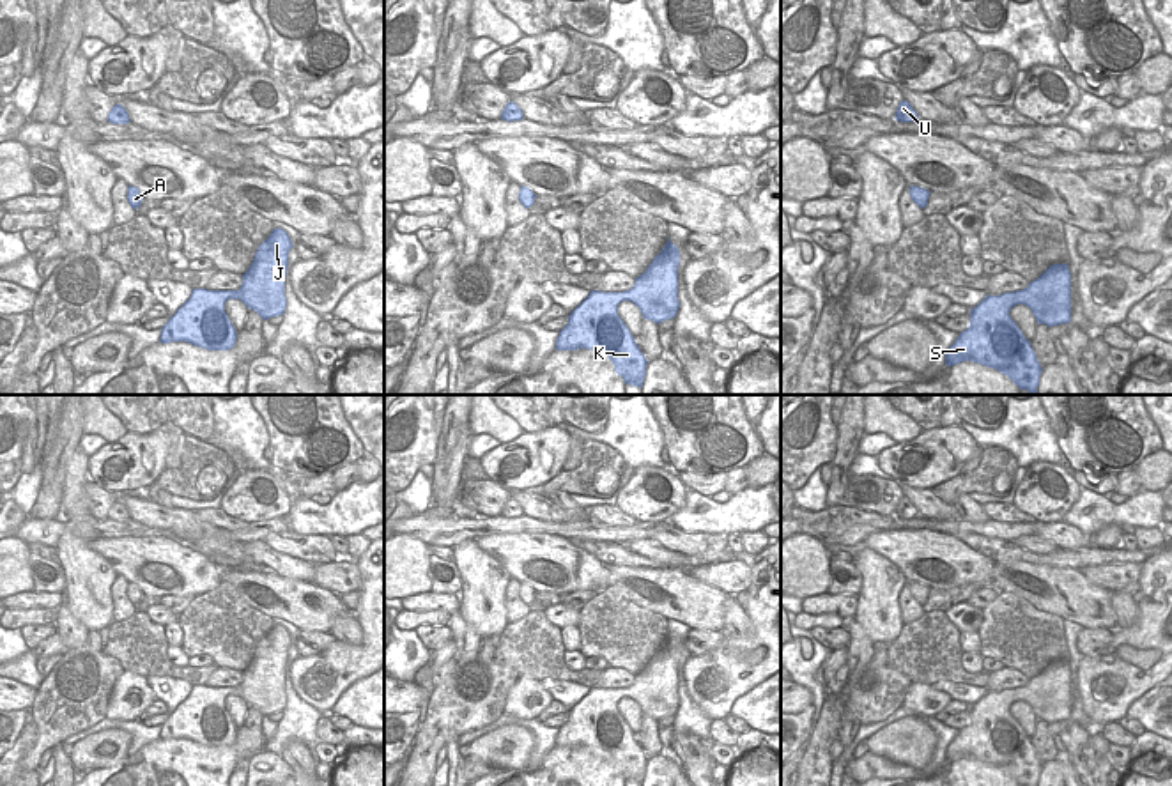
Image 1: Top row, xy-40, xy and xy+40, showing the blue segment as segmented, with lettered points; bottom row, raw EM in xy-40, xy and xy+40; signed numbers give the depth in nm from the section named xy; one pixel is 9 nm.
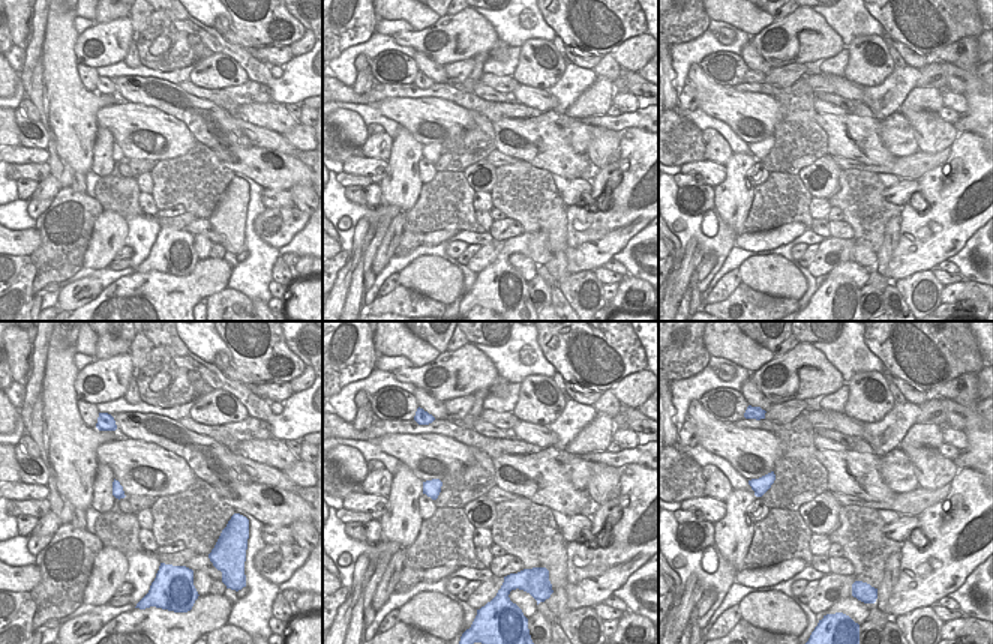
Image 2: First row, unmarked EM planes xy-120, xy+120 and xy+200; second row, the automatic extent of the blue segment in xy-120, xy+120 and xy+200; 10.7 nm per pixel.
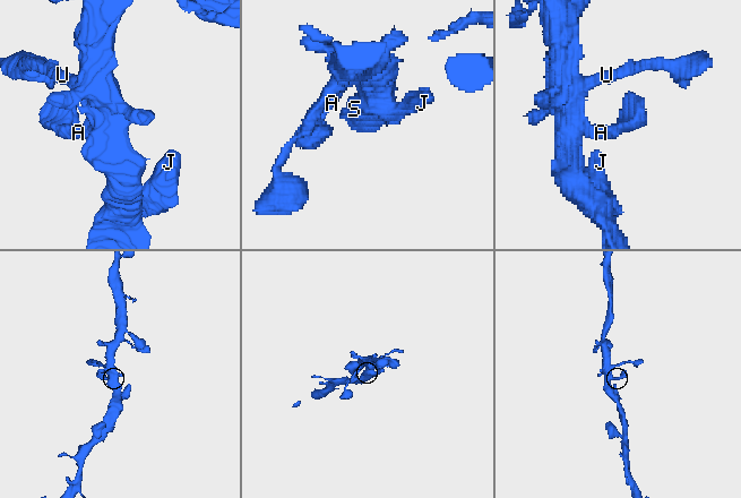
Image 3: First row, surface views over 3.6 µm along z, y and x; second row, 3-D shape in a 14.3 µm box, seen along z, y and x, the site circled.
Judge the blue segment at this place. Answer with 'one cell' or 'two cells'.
one cell

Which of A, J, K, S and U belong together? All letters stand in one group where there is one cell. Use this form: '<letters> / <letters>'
A J K S U

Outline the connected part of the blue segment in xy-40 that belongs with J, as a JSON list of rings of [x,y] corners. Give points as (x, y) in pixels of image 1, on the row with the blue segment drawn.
[[[274,228],[258,246],[239,290],[193,289],[191,297],[163,326],[159,342],[188,342],[207,351],[230,351],[237,331],[225,312],[228,299],[241,299],[264,320],[283,315],[285,276],[292,248],[289,234]]]

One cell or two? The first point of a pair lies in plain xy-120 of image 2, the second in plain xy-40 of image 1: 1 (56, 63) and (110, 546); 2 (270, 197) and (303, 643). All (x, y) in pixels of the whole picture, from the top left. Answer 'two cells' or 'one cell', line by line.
1: two cells
2: one cell

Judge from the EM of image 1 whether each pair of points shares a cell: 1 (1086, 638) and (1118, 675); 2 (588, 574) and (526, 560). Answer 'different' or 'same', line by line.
1: different
2: same

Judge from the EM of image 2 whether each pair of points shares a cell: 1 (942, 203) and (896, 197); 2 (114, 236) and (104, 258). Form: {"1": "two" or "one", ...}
{"1": "two", "2": "one"}

